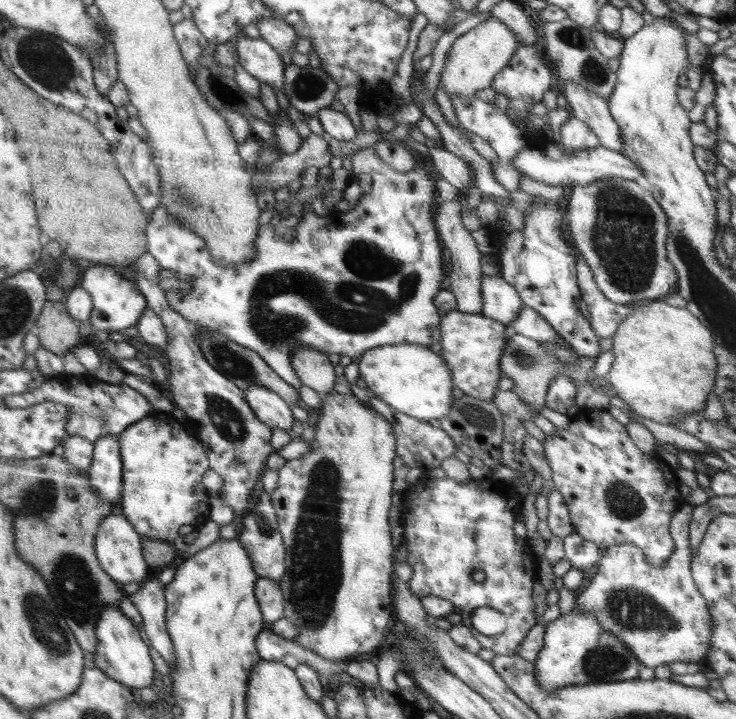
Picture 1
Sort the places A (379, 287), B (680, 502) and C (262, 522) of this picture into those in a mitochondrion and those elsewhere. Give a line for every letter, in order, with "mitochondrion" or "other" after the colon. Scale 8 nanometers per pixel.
A: mitochondrion
B: other
C: mitochondrion

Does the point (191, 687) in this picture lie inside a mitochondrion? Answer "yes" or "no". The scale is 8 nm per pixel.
no

